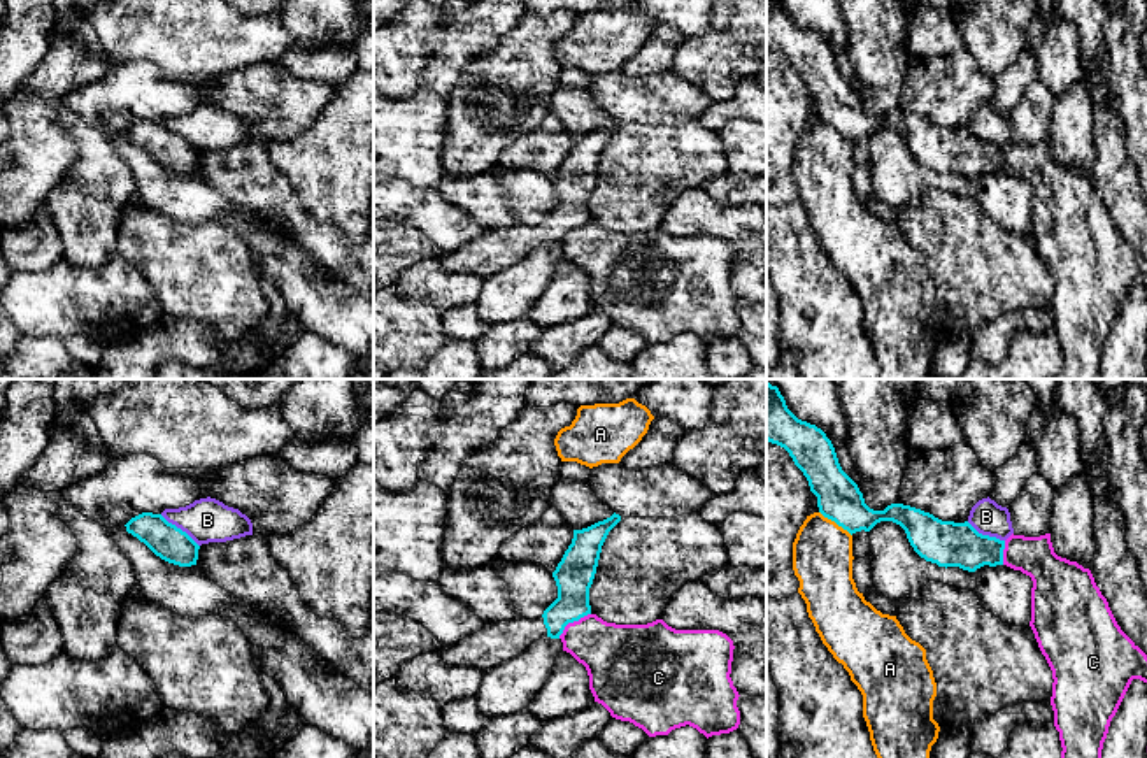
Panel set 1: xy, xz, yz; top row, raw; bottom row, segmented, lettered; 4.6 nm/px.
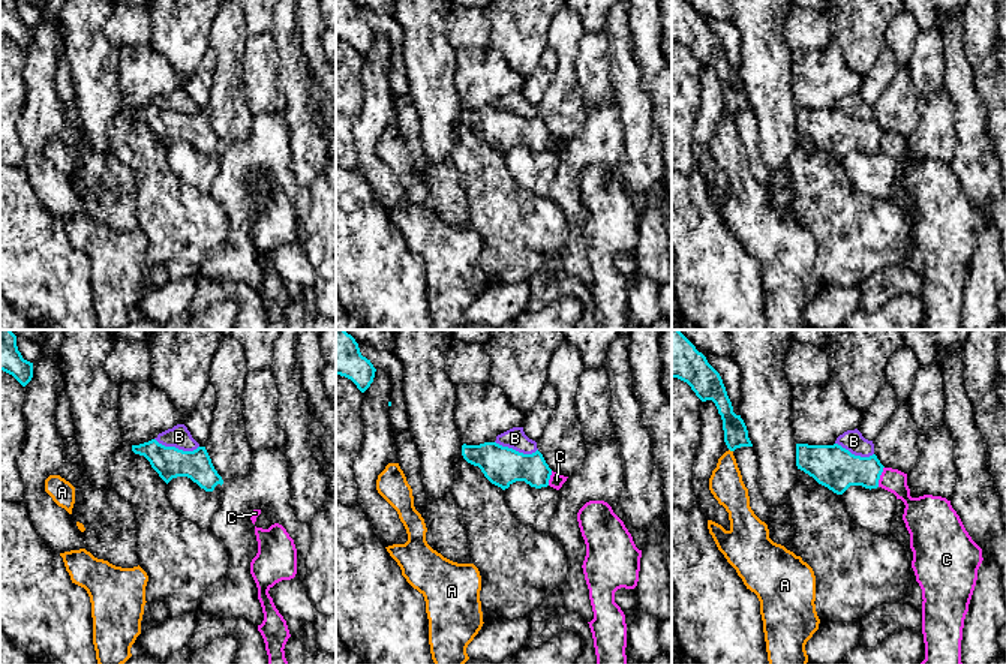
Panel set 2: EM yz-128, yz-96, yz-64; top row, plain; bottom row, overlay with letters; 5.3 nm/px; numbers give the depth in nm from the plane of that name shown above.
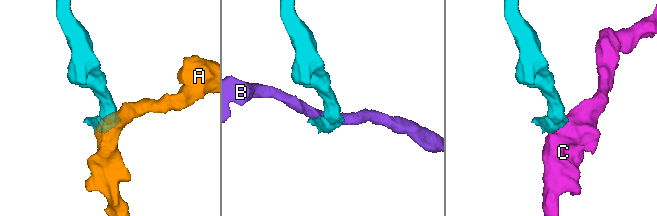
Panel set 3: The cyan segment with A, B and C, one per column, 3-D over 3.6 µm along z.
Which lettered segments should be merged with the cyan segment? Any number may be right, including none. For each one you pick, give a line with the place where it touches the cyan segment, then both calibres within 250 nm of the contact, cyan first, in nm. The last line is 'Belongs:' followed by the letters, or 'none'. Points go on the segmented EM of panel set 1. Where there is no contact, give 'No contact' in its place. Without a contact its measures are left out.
Belongs: none

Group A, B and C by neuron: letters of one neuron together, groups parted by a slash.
A / B / C

